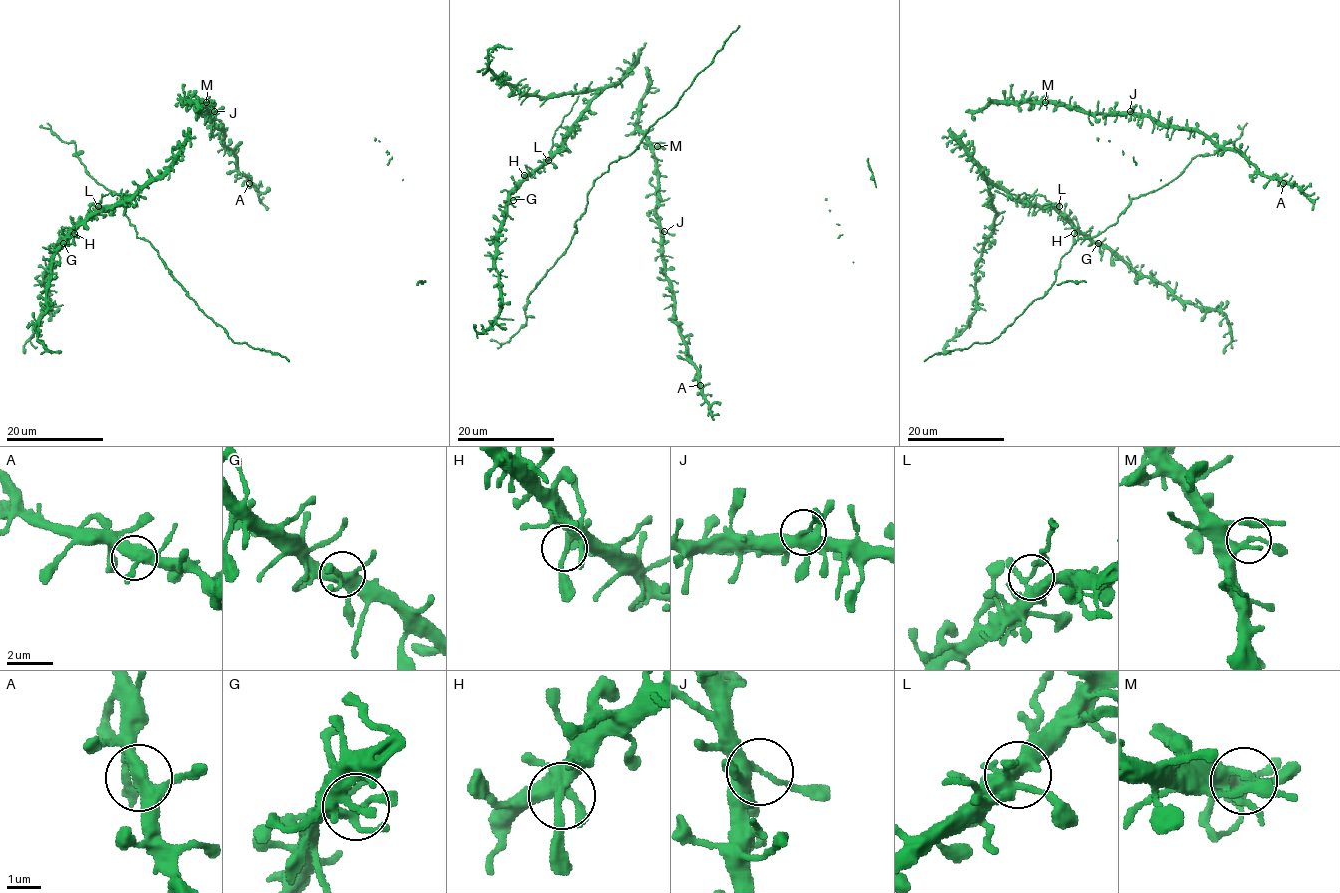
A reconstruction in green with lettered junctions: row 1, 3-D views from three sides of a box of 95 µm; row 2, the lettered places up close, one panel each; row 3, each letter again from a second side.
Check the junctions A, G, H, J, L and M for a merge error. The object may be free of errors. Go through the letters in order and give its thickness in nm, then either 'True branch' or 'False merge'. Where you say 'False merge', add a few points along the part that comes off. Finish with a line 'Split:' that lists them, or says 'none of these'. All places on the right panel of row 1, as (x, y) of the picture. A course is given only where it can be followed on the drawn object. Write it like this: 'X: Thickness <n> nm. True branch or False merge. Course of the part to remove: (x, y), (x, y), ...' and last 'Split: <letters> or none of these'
A: Thickness 380 nm. True branch
G: Thickness 260 nm. True branch
H: Thickness 220 nm. True branch
J: Thickness 260 nm. True branch
L: Thickness 200 nm. False merge. Course of the part to remove: (1059, 206), (1043, 196), (1023, 193), (1006, 195), (995, 190)
M: Thickness 200 nm. True branch
Split: L

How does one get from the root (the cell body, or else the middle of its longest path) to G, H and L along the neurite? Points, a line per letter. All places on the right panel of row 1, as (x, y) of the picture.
G: (992, 183), (1006, 189), (1015, 199), (1052, 206), (1092, 241), (1098, 243)
H: (992, 183), (1006, 189), (1015, 199), (1052, 206), (1071, 226), (1074, 233)
L: (992, 183), (1006, 189), (1015, 199), (1042, 206), (1059, 206)

